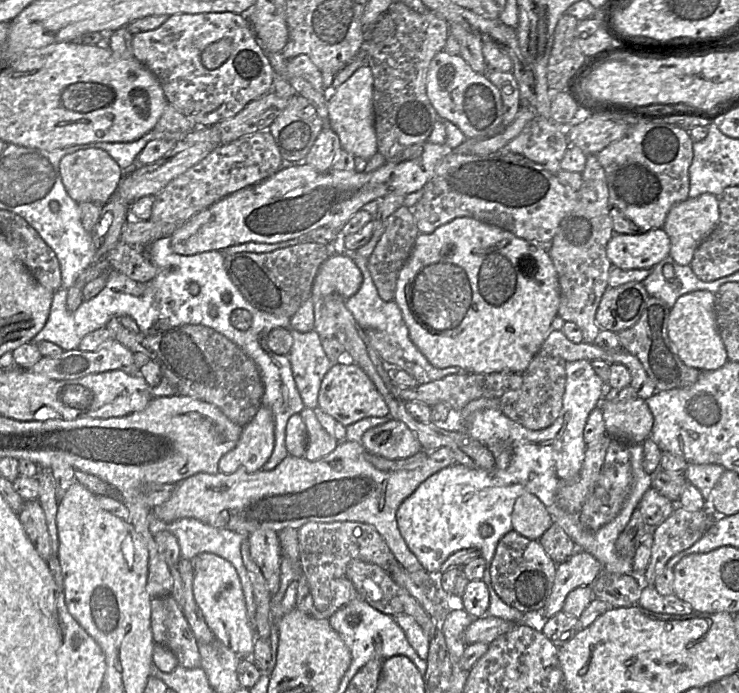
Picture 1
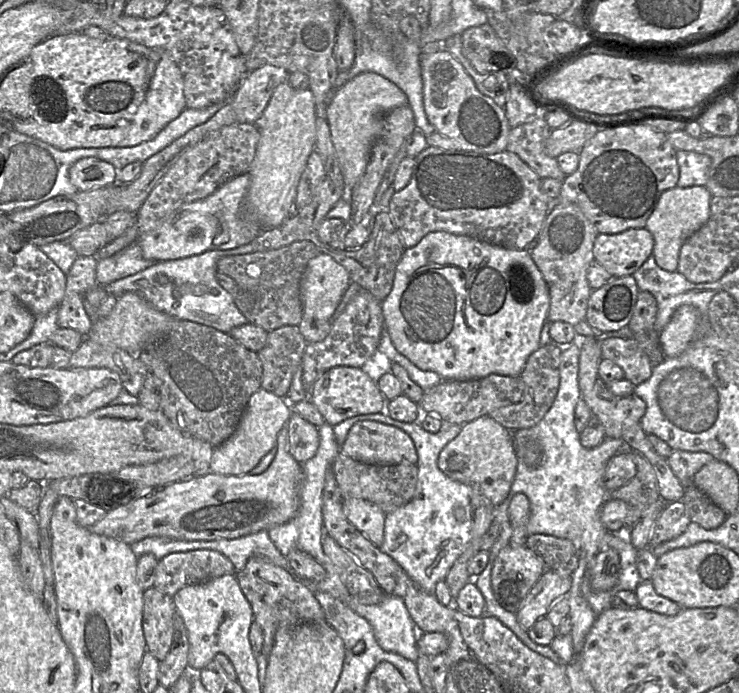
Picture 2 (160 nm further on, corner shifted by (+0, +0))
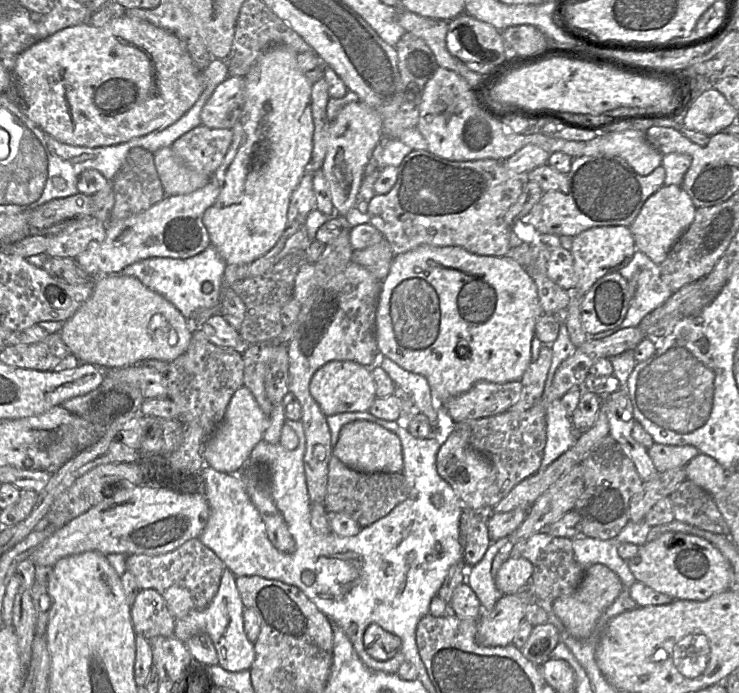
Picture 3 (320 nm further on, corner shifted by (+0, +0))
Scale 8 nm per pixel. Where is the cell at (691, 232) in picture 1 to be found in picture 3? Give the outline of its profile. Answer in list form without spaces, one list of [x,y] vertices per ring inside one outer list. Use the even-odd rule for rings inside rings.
[[[663,185],[646,200],[639,214],[629,226],[637,250],[643,252],[659,266],[693,222],[696,210],[691,198],[681,186]]]

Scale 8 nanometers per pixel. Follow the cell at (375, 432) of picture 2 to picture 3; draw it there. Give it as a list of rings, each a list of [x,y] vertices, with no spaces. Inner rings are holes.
[[[355,420],[344,425],[333,448],[333,454],[348,467],[363,473],[401,472],[404,466],[399,437],[379,424],[367,420]]]

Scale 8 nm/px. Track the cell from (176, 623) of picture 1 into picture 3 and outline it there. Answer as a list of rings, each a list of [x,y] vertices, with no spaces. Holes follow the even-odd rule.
[[[141,589],[131,607],[136,634],[146,639],[174,636],[175,618],[164,598],[154,589]]]

